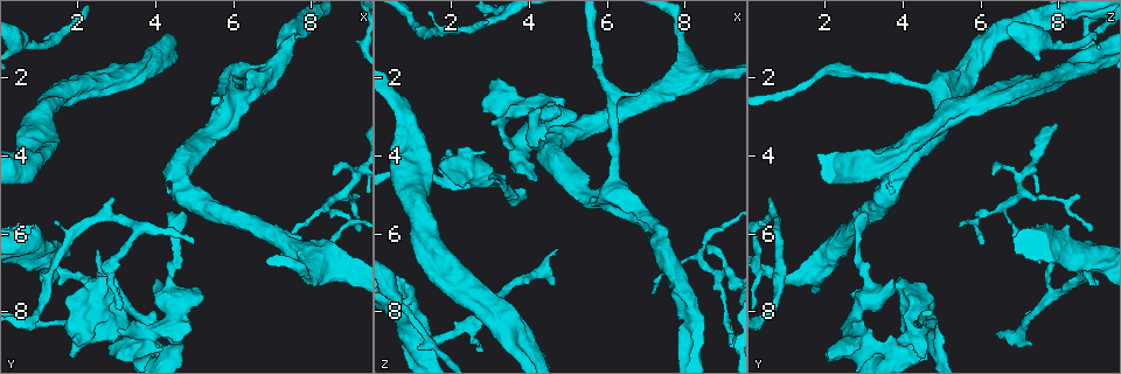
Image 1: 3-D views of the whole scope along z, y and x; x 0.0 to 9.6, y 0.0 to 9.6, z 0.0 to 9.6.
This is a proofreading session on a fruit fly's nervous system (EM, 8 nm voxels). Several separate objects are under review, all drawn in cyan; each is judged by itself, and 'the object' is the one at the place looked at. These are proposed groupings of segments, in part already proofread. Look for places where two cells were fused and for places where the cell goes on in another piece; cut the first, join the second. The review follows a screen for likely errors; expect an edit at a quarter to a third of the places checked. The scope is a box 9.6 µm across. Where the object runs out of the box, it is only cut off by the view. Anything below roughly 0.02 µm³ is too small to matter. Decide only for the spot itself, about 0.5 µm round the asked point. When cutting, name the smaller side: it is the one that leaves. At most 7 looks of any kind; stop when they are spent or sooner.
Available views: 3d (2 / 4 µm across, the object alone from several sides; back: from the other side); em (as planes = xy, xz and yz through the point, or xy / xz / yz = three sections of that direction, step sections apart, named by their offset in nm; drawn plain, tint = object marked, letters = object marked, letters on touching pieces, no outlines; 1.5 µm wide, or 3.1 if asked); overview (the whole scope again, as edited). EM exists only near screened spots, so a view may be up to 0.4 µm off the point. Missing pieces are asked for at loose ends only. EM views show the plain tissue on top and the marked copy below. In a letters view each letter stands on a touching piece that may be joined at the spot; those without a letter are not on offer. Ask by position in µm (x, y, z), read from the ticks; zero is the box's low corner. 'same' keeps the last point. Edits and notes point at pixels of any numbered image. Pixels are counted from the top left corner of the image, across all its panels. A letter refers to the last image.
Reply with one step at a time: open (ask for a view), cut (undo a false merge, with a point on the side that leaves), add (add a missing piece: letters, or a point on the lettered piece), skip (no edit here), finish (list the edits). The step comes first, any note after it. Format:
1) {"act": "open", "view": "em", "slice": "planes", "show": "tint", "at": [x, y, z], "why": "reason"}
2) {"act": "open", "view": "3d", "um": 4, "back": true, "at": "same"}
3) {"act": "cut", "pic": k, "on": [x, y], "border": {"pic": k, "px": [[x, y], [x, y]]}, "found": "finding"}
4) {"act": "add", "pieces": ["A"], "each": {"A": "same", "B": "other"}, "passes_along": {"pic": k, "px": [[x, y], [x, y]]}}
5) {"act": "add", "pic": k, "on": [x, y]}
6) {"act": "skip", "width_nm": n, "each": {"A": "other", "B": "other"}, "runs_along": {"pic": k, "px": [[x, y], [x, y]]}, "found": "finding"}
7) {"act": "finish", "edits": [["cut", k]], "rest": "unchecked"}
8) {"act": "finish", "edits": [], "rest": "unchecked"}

{"act": "open", "view": "em", "slice": "planes", "show": "letters", "at": [7.20, 6.70, 7.55], "why": "thin end"}

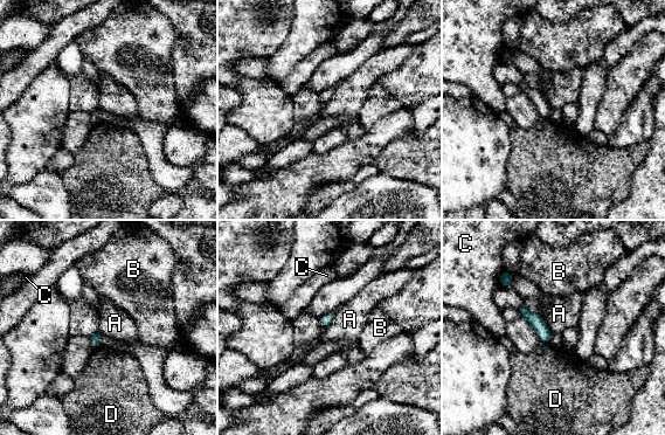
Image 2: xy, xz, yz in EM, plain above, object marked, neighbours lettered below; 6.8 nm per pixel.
{"act": "skip", "each": {"A": "other", "B": "other", "C": "other", "D": "other"}, "border": {"pic": 2, "px": [[538, 312], [552, 335]]}, "found": "no lettered piece goes on from it"}

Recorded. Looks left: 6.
{"act": "open", "view": "em", "slice": "xy", "step": 4, "show": "tint", "at": [5.35, 3.55, 4.90], "why": "branch point"}

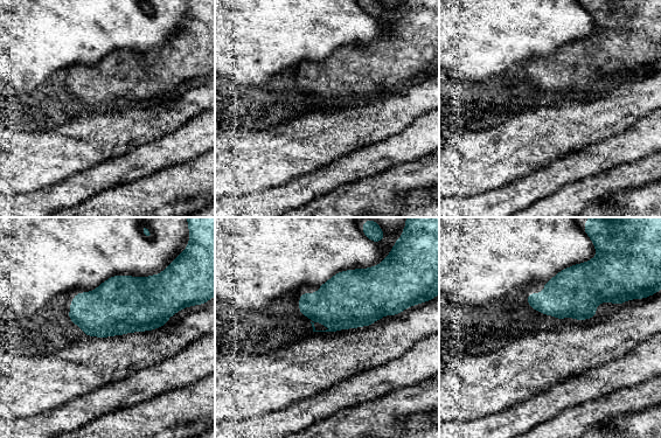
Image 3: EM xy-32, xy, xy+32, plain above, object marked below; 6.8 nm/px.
{"act": "open", "view": "em", "slice": "planes", "show": "tint", "at": "same", "why": "cut it another way"}

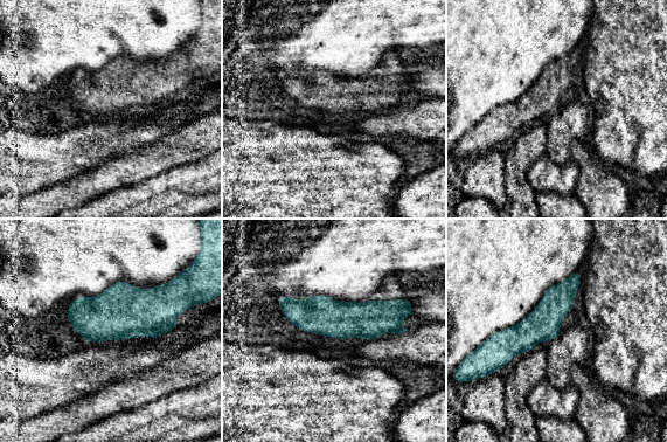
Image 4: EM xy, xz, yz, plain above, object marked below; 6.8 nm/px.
{"act": "open", "view": "em", "slice": "planes", "show": "letters", "at": "same", "why": "see the neighbours"}

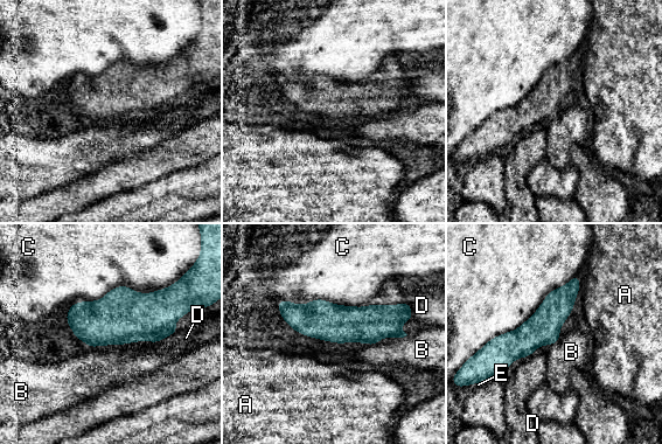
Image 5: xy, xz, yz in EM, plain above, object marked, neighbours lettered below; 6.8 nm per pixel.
{"act": "skip", "width_nm": 220, "each": {"A": "other", "B": "other", "C": "other", "D": "other", "E": "other"}, "border": {"pic": 5, "px": [[576, 275], [459, 369]]}, "found": "all the same cell"}

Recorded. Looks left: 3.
{"act": "open", "view": "em", "slice": "yz", "step": 8, "show": "tint", "at": [4.05, 7.20, 3.75], "why": "thick end"}

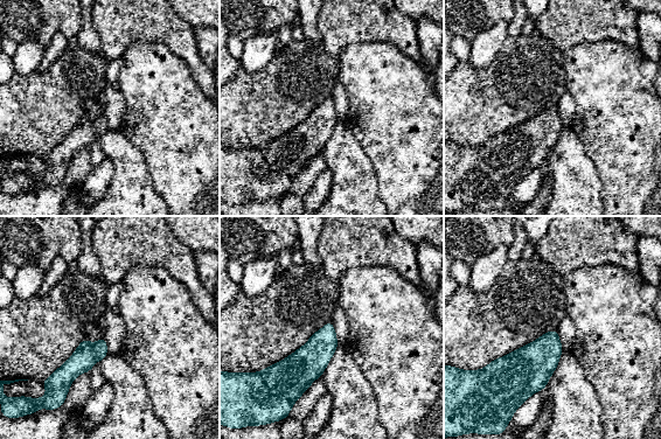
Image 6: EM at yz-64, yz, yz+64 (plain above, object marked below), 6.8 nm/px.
{"act": "open", "view": "em", "slice": "xz", "step": 4, "show": "letters", "at": "same"}

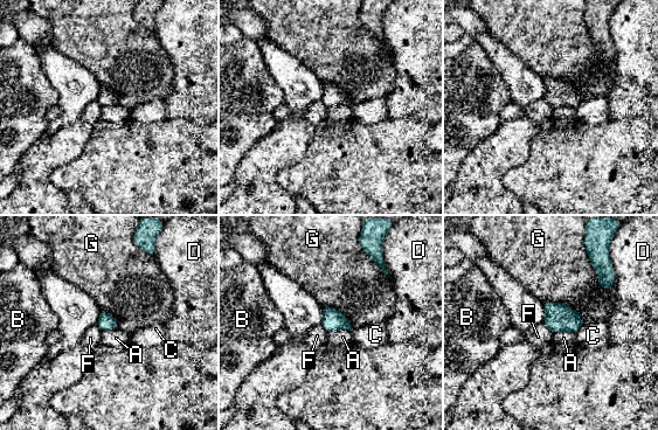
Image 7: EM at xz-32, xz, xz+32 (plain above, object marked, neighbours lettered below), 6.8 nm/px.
{"act": "skip", "each": {"A": "other", "B": "other", "C": "other", "D": "other", "F": "other", "G": "other"}, "border": {"pic": 7, "px": [[351, 330], [336, 330], [327, 333]]}, "found": "no lettered piece goes on from it"}

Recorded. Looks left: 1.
{"act": "finish", "edits": [], "rest": "unchecked"}

